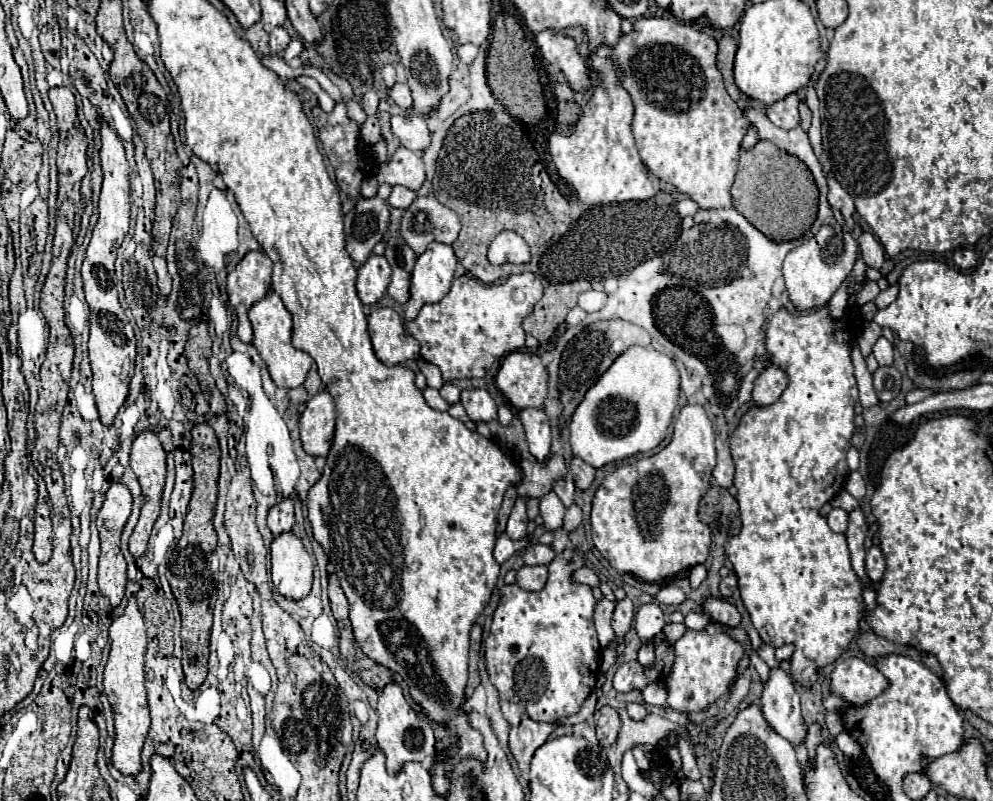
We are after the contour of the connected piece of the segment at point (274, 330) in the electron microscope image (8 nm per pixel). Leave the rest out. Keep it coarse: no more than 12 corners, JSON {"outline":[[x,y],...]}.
{"outline":[[270,291],[248,319],[278,387],[300,387],[314,359],[292,347],[292,319]]}

